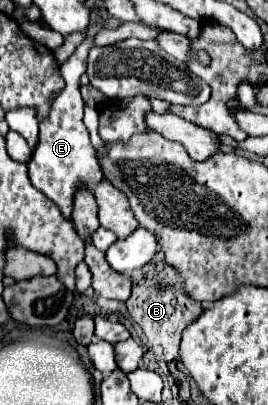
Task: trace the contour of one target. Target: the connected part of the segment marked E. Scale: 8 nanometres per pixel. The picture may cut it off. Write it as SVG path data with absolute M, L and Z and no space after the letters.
M96 19L96 23L86 31L84 41L76 47L74 55L60 67L60 73L62 73L62 77L66 81L66 87L54 99L48 117L40 121L38 145L36 145L34 153L32 153L32 159L28 161L28 177L30 177L32 187L36 187L48 199L52 199L60 207L60 211L62 211L62 215L66 219L70 219L70 215L72 215L74 193L80 187L92 189L94 185L98 185L104 179L100 159L96 155L96 149L90 143L90 133L86 129L86 125L82 123L84 101L82 101L80 85L78 85L80 75L86 71L88 51L94 47L94 37L96 37L96 33L100 29L102 29L102 23L100 23L100 19Z

